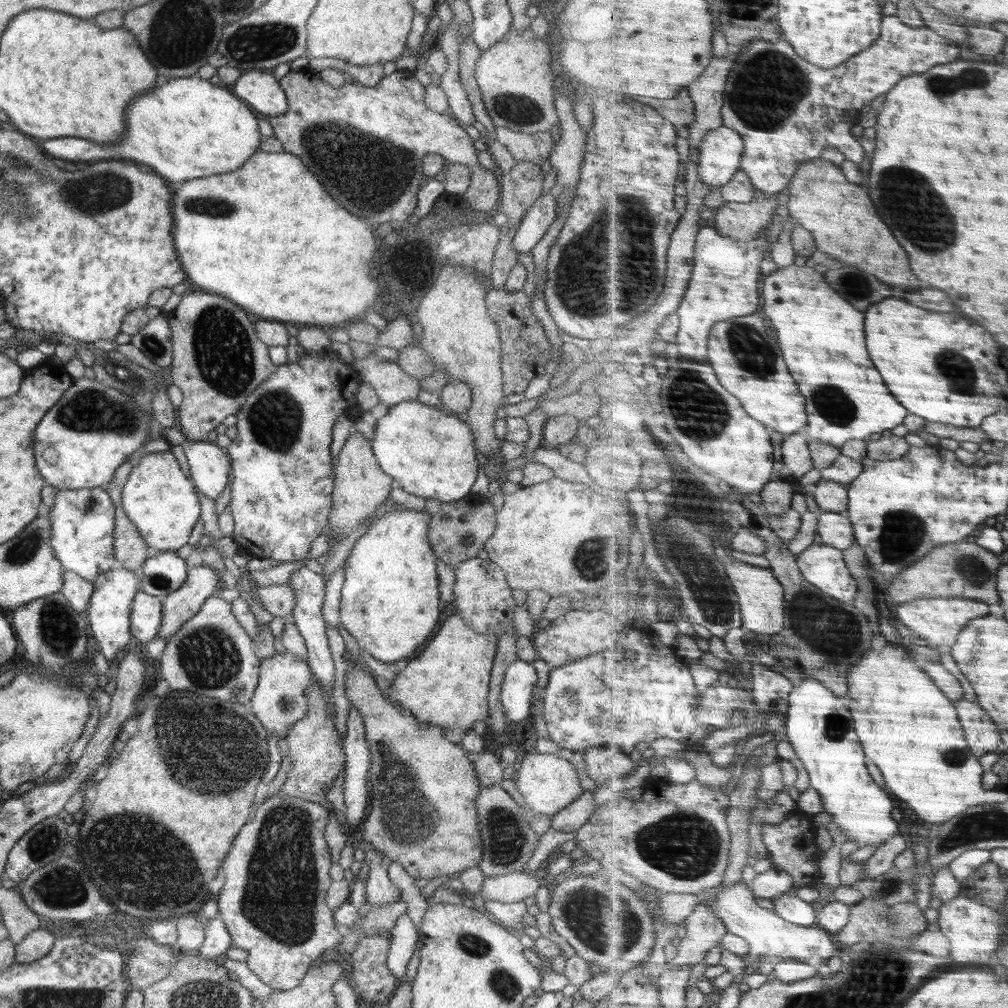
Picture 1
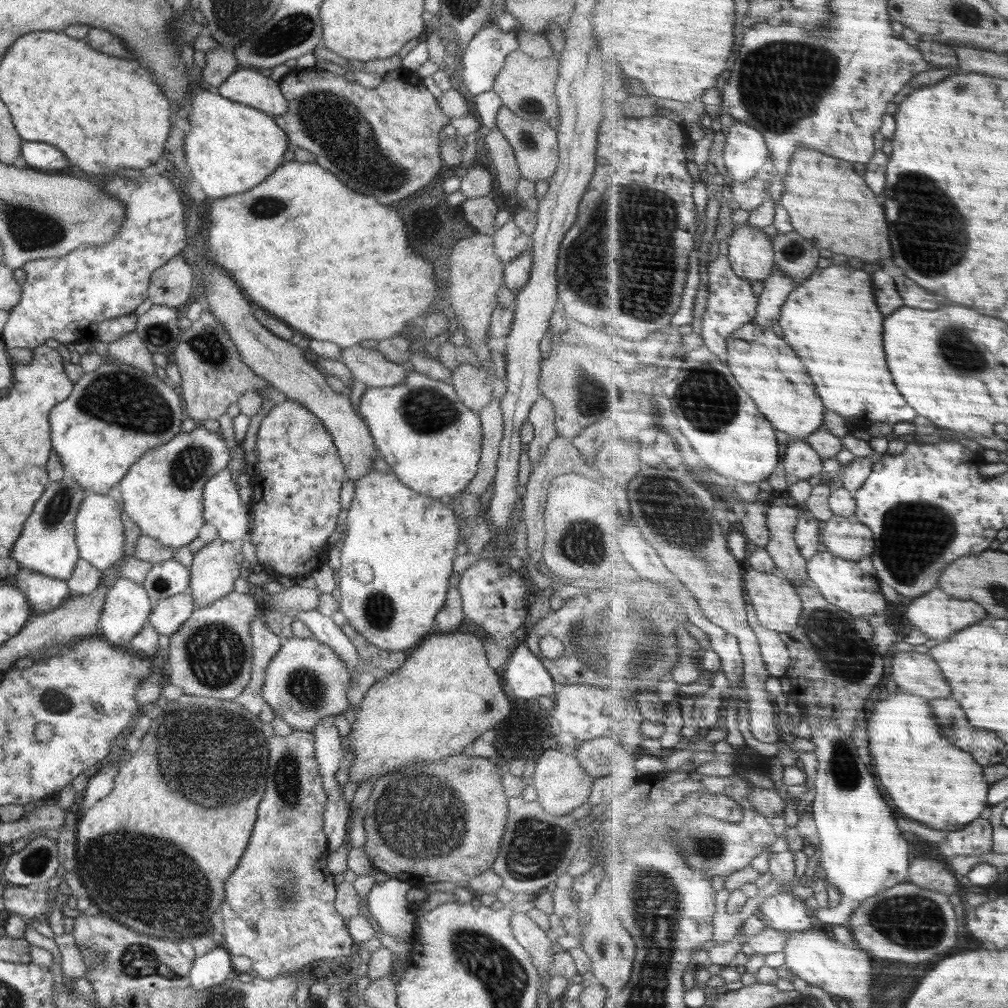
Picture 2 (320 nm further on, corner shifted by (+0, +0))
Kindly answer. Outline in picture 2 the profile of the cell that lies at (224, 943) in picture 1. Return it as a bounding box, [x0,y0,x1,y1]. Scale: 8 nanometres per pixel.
[190,945,234,990]

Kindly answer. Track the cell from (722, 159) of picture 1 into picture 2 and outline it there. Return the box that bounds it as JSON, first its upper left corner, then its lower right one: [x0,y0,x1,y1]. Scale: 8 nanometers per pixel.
[724,121,772,182]

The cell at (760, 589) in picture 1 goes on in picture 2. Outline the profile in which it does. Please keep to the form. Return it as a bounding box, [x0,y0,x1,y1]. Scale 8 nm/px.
[745,567,805,633]

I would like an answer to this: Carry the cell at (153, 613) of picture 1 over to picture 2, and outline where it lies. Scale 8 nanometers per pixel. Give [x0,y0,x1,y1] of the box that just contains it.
[148,592,195,636]

